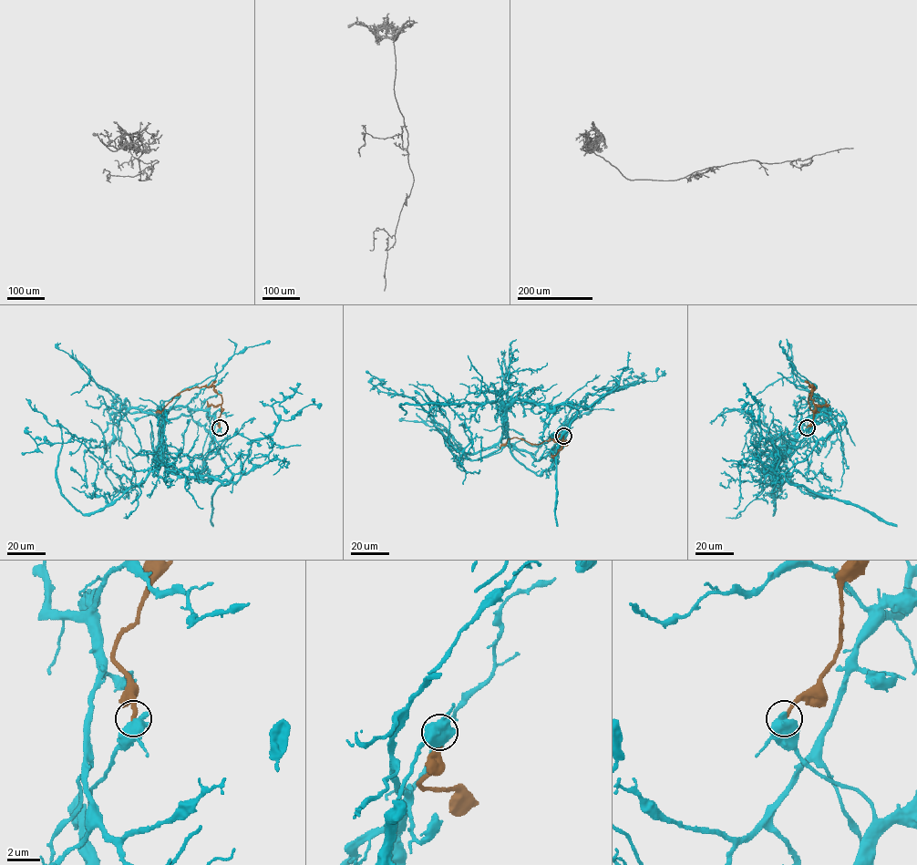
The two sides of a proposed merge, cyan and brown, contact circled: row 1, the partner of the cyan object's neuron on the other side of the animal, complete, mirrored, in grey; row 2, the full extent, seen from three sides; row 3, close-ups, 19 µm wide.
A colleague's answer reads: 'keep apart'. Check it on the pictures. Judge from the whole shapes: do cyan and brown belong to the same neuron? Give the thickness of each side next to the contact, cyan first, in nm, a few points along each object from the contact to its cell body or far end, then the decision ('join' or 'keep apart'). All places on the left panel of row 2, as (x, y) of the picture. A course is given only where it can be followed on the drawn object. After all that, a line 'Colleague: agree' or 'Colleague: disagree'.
calibres 850 and 280 nm; course cyan (220, 428), (214, 445), (229, 480), (177, 476), (161, 465), (82, 514), (58, 485), (60, 426); course brown (220, 427), (217, 420), (221, 396), (212, 386), (194, 387), (178, 393), (160, 412), (156, 412); keep apart
Colleague: agree

